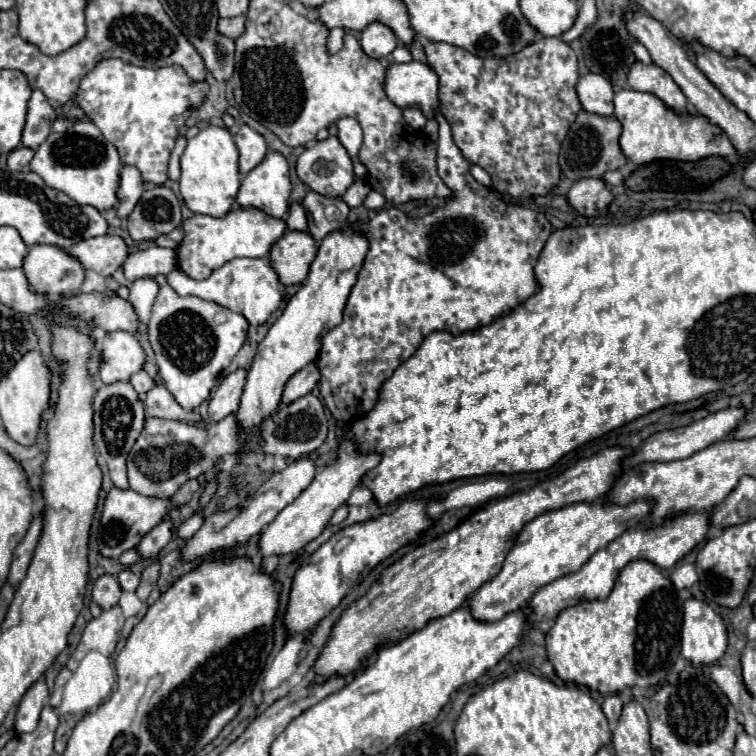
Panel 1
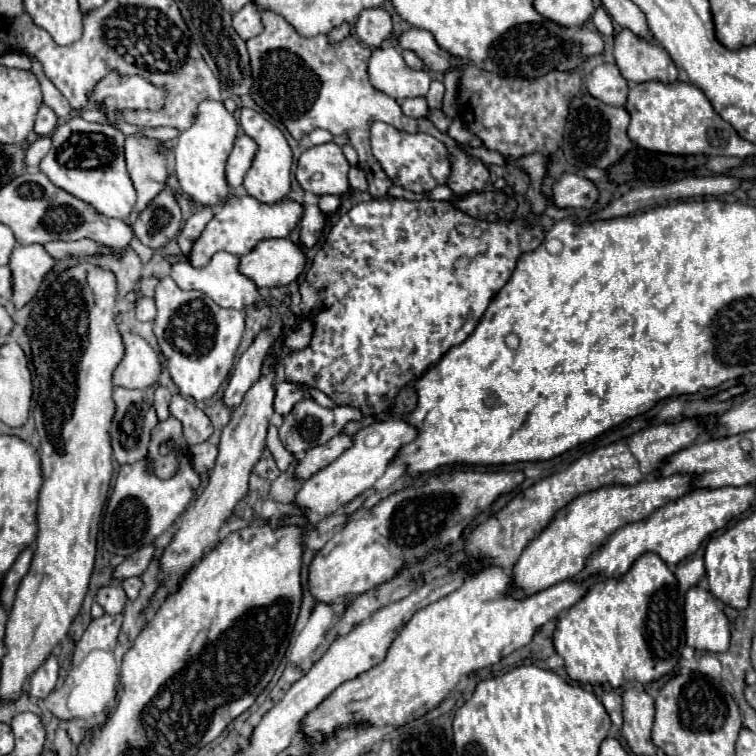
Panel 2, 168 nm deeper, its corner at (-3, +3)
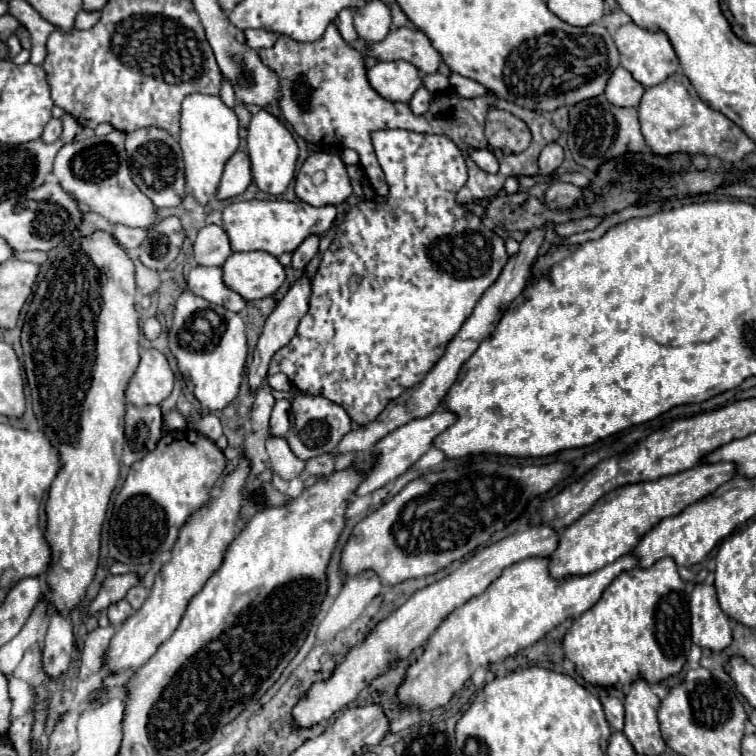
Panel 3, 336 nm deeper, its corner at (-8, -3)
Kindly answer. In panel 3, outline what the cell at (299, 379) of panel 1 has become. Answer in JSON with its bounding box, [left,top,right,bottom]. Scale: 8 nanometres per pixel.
[270,400,290,436]

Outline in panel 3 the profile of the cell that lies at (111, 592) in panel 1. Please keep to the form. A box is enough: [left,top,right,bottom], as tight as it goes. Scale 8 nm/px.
[108,600,134,628]

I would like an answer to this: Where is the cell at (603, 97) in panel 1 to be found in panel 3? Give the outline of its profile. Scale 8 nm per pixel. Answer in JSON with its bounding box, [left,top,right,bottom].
[604,66,644,108]

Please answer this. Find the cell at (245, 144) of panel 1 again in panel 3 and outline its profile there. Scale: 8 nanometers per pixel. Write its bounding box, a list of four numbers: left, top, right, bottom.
[218,152,252,200]

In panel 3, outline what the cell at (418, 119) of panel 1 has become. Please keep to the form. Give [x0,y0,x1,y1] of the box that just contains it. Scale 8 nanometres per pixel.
[410,86,432,116]

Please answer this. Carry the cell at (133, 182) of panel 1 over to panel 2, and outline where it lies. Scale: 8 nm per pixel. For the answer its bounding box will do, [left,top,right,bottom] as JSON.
[125,138,169,210]

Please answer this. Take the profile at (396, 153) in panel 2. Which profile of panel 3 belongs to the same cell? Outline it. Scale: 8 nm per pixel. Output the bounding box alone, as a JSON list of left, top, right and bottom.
[270,130,508,424]

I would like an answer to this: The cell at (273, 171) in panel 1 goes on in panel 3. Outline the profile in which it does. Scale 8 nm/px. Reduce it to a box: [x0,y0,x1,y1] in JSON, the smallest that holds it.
[248,110,298,196]

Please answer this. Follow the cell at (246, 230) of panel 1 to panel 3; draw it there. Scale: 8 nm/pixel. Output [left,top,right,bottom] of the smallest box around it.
[224,200,336,256]

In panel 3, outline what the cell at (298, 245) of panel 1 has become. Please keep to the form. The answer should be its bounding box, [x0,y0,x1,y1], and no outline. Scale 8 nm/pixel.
[224,252,286,300]

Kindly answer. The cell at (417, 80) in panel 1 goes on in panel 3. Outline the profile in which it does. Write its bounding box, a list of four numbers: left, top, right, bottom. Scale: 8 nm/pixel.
[368,60,422,102]

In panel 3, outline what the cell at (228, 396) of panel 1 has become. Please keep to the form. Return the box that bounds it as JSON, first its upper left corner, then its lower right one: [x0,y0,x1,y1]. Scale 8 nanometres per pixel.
[248,276,310,392]

